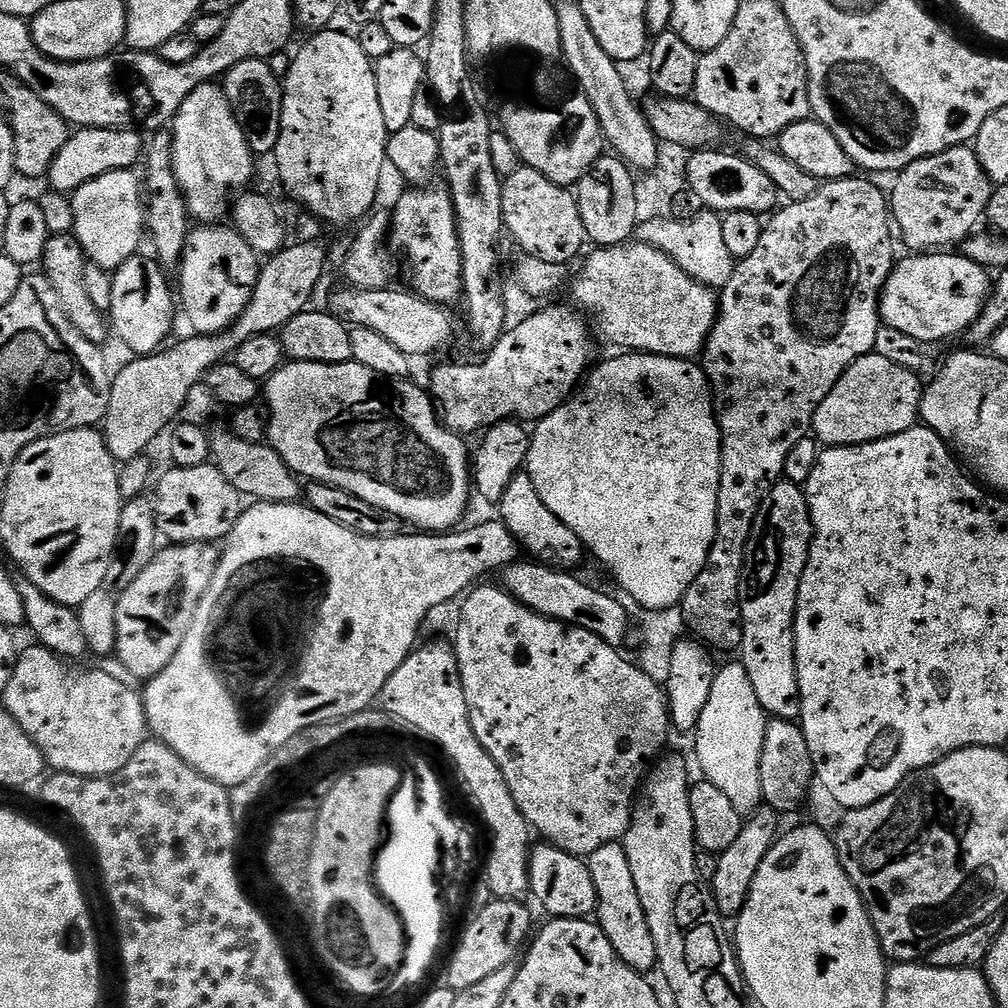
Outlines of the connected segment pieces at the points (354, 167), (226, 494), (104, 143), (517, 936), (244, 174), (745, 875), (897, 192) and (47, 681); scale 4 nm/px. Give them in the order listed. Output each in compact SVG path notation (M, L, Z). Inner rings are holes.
M332 31L309 35L300 53L292 56L290 72L282 80L282 130L274 159L285 190L301 204L301 209L328 226L359 225L377 207L376 195L380 192L380 179L386 169L390 133L382 119L378 86L374 86L374 61L362 51L355 35Z
M211 462L202 466L190 466L189 468L172 466L169 469L169 472L161 478L160 485L156 488L156 496L154 495L156 525L161 537L172 544L206 544L220 542L227 538L230 530L234 530L242 511L240 492L234 490L230 482L226 482L224 475Z
M81 128L69 135L66 146L50 166L46 180L51 191L71 194L86 186L94 178L111 172L127 172L141 163L146 151L146 140L136 130L126 128Z
M493 898L481 913L473 915L468 920L472 921L469 922L468 929L461 934L460 945L457 946L456 953L448 964L447 987L453 988L456 993L466 990L482 982L482 978L488 977L489 974L502 970L502 966L513 963L521 955L533 931L532 916L528 913L526 905L527 903L519 900Z
M216 82L198 86L198 90L182 102L170 129L173 136L173 170L178 186L184 192L189 217L208 226L223 221L220 219L229 215L234 197L251 185L248 183L258 163L223 87Z
M767 806L761 807L743 821L738 838L734 838L730 850L719 853L717 874L711 880L710 887L716 903L716 911L721 917L735 918L743 910L748 891L754 882L754 874L758 874L762 866L762 858L766 858L766 854L778 839L776 827L779 826L780 820L782 820L781 813Z
M961 146L942 150L942 154L934 154L926 158L918 158L910 162L895 177L896 185L890 188L890 216L895 227L904 235L904 244L912 254L931 254L937 250L952 250L963 245L969 236L984 220L984 211L990 202L990 194L994 187L989 180L982 162L978 162L975 147Z
M33 647L17 655L3 707L30 734L49 769L79 776L112 776L122 770L148 732L141 693L108 672L75 672L50 649Z

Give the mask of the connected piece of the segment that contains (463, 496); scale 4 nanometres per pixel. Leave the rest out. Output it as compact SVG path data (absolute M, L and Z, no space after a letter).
M297 360L295 362L288 362L281 366L272 376L269 376L266 380L266 400L268 396L269 404L266 407L266 436L270 441L271 447L276 449L278 455L288 463L289 468L296 473L297 477L303 478L308 482L319 482L321 484L329 484L335 488L341 488L346 490L350 494L354 494L354 498L362 498L362 502L366 502L370 506L374 506L378 510L383 512L389 512L390 515L395 516L397 520L403 522L405 525L413 524L413 529L419 530L424 534L447 534L453 530L459 529L460 524L464 520L464 515L468 512L468 490L470 494L470 452L464 449L465 441L461 439L457 433L452 432L448 427L442 423L439 416L436 415L436 406L432 402L431 395L427 391L424 392L416 384L411 384L411 379L408 378L392 378L388 379L378 374L374 374L374 370L366 370L366 366L357 364L355 362L349 362L347 364L319 364L318 362L302 362Z

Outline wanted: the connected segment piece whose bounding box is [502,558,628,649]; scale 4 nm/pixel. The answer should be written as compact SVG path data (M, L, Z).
M531 558L508 565L503 569L503 576L504 591L530 611L569 624L572 628L590 630L590 634L602 638L602 642L612 644L615 648L625 647L624 643L628 640L628 612L610 593L591 588L586 581L579 580L571 571L548 568L544 564L537 564Z

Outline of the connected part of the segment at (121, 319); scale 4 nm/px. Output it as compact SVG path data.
M144 254L131 256L122 267L112 272L112 285L114 294L110 298L110 310L107 315L110 317L110 328L115 336L122 338L137 357L151 356L153 352L161 351L164 339L172 332L172 323L178 320L178 304L174 299L174 288L168 285L165 269L155 259L147 260Z

